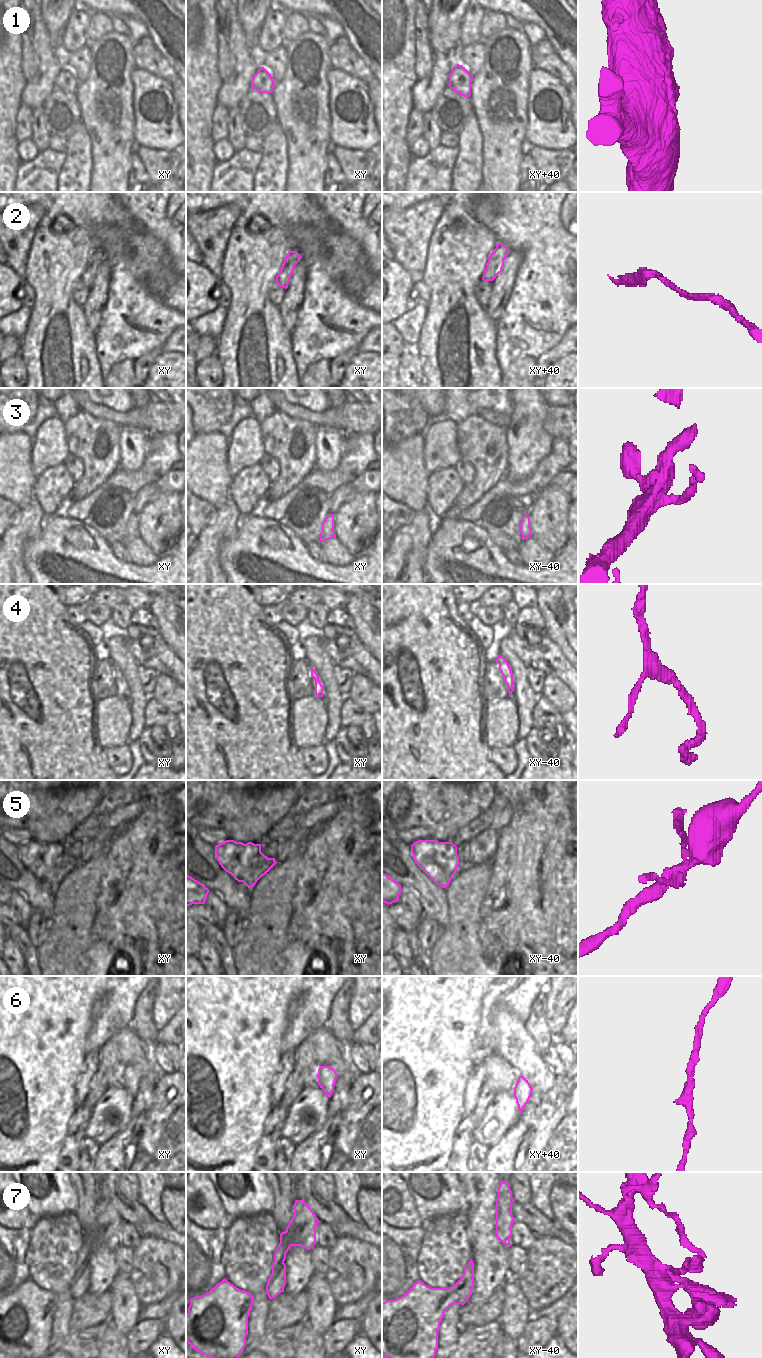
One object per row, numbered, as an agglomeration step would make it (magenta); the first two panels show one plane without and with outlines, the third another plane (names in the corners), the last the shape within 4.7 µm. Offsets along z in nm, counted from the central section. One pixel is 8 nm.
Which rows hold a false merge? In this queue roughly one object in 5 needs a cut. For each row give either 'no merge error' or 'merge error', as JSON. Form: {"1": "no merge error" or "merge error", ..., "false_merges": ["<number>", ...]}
{"1": "merge error", "2": "no merge error", "3": "merge error", "4": "no merge error", "5": "merge error", "6": "no merge error", "7": "no merge error", "false_merges": ["1", "3", "5"]}

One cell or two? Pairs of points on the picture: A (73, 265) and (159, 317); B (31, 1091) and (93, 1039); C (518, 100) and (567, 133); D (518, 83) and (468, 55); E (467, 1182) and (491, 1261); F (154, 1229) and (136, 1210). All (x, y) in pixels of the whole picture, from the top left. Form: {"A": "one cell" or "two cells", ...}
{"A": "two cells", "B": "two cells", "C": "two cells", "D": "two cells", "E": "two cells", "F": "two cells"}

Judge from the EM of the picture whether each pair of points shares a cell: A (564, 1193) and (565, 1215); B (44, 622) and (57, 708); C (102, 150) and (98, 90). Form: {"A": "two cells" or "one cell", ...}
{"A": "one cell", "B": "one cell", "C": "one cell"}

